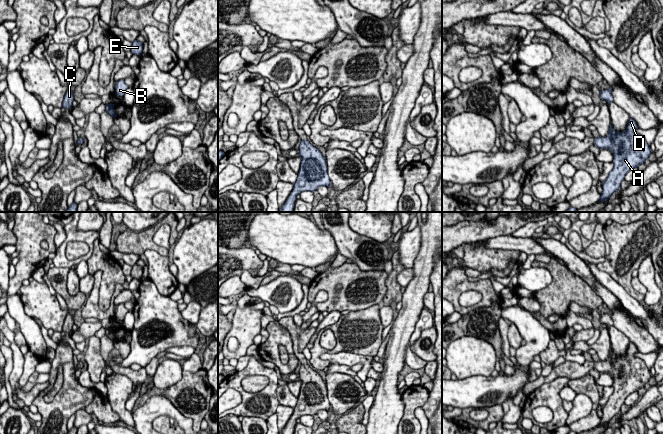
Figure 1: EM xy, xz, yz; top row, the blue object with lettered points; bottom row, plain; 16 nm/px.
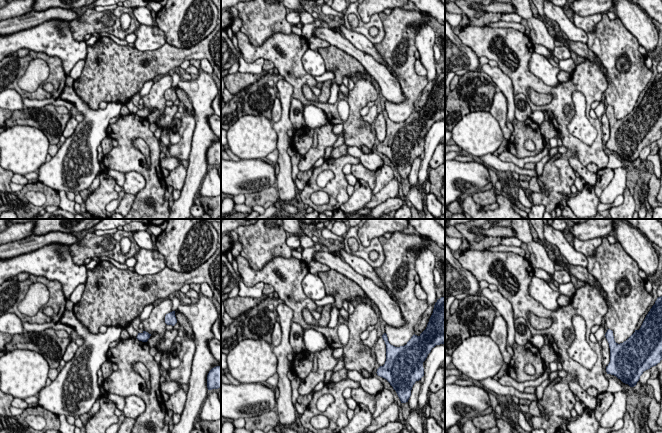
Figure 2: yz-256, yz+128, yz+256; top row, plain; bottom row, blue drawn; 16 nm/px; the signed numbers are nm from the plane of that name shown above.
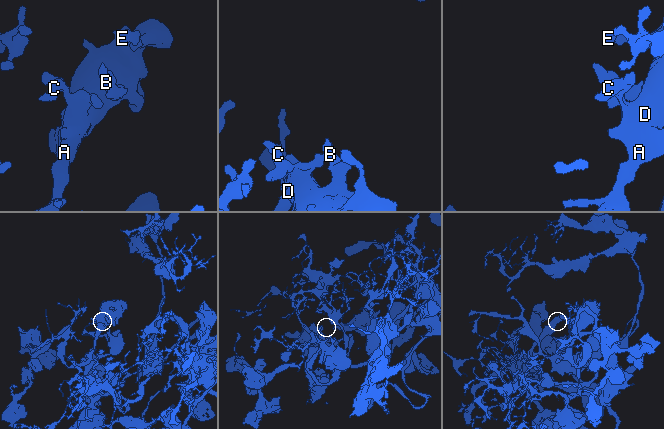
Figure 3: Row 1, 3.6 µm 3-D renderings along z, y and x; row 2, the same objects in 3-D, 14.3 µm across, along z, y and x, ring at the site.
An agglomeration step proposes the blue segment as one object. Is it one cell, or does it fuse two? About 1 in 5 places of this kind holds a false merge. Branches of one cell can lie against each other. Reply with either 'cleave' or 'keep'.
keep

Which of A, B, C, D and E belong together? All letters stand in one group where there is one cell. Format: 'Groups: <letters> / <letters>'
Groups: A B C D E

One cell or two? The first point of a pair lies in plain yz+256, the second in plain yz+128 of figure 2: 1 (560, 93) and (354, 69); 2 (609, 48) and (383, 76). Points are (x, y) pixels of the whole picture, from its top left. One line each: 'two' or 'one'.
1: two
2: two

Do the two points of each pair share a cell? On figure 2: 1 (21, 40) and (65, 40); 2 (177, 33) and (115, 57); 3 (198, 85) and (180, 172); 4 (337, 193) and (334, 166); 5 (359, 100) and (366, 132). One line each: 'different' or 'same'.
1: same
2: different
3: different
4: same
5: same

